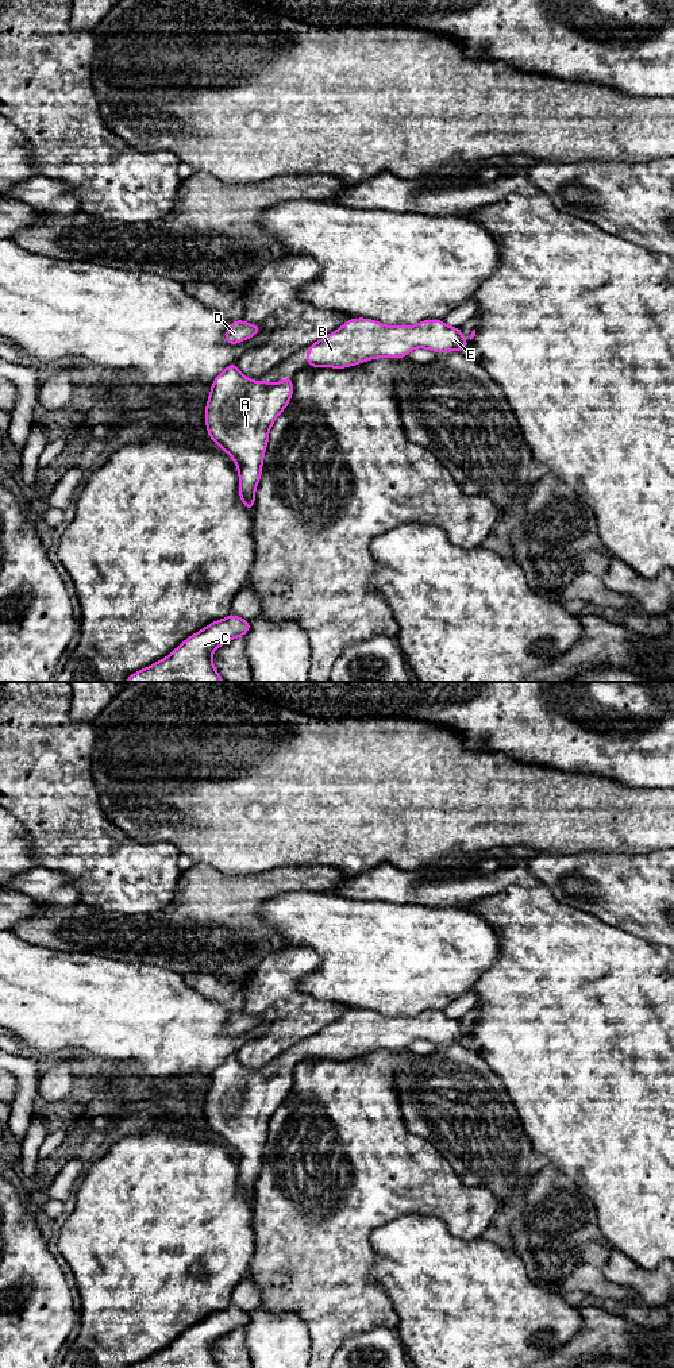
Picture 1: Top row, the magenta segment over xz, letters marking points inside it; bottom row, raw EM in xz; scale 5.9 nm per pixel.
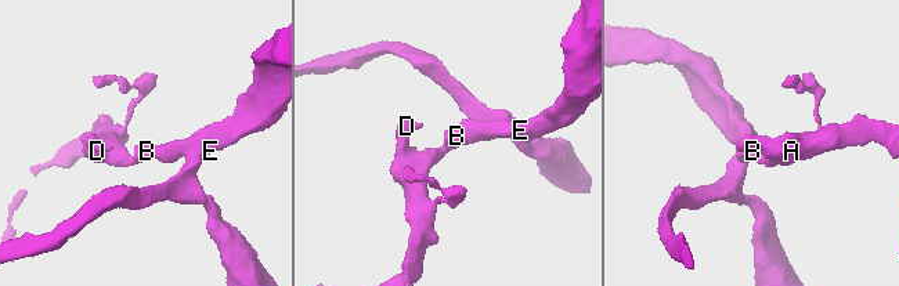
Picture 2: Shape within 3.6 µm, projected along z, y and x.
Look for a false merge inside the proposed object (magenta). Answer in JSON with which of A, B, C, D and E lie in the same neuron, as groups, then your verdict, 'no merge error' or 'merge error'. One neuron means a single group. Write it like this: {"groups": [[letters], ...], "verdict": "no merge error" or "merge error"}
{"groups": [["A", "B", "C", "D", "E"]], "verdict": "no merge error"}

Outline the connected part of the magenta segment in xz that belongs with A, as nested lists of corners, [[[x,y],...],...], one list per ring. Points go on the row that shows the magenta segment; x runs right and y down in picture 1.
[[[236,362],[230,363],[211,384],[205,428],[212,443],[217,443],[234,459],[239,475],[239,498],[250,512],[254,512],[255,489],[262,477],[270,428],[292,397],[292,375],[286,374],[284,382],[251,381],[239,371]]]

